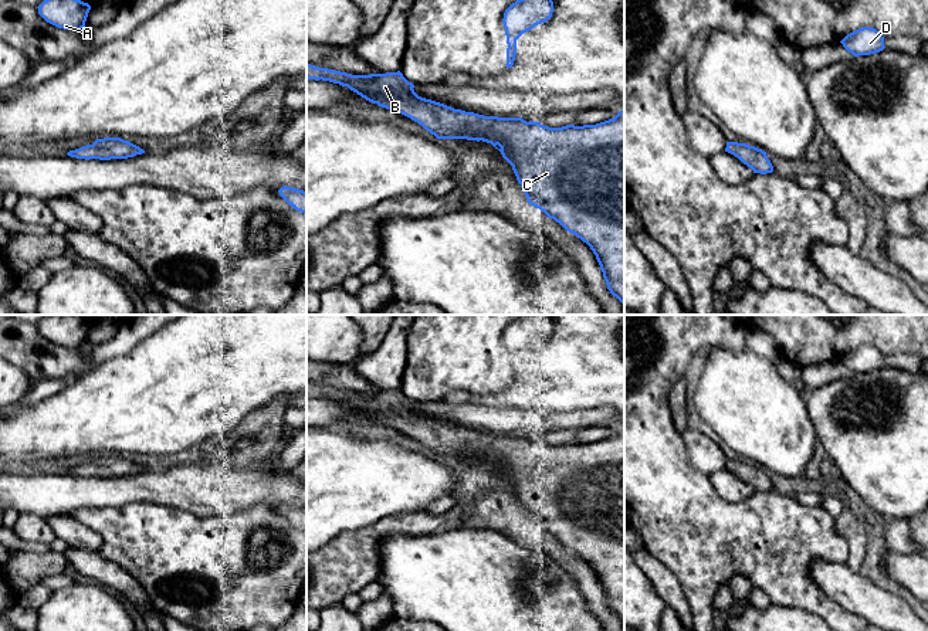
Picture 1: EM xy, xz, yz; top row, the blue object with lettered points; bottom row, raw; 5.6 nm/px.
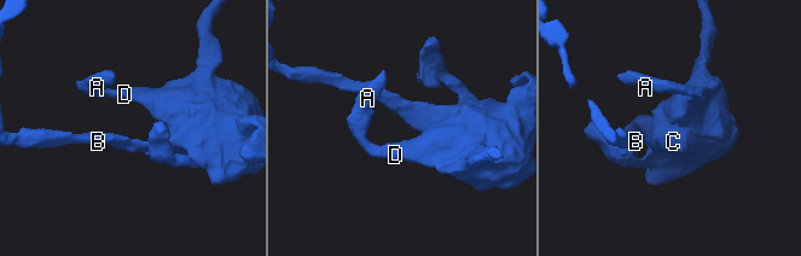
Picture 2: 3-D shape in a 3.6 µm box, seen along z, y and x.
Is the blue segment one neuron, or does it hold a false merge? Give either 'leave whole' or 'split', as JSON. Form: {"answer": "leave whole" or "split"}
{"answer": "leave whole"}

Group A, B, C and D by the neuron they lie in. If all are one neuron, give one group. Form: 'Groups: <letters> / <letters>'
Groups: A B C D

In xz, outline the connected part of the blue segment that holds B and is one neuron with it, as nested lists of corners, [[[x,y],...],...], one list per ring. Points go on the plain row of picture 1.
[[[306,381],[306,397],[348,404],[366,418],[410,435],[437,457],[491,461],[512,484],[528,520],[590,564],[607,607],[624,622],[624,428],[596,442],[549,445],[522,435],[465,430],[421,415],[400,389],[352,393]]]

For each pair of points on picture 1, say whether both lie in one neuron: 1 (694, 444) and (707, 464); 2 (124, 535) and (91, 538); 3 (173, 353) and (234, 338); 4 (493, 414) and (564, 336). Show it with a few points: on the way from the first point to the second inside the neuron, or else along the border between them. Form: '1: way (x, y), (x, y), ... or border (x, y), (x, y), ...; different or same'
1: way (698, 448), (707, 460); same
2: border (73, 516), (101, 538), (97, 550); different
3: way (189, 353), (205, 353), (219, 346); same
4: border (467, 401), (532, 409); different

